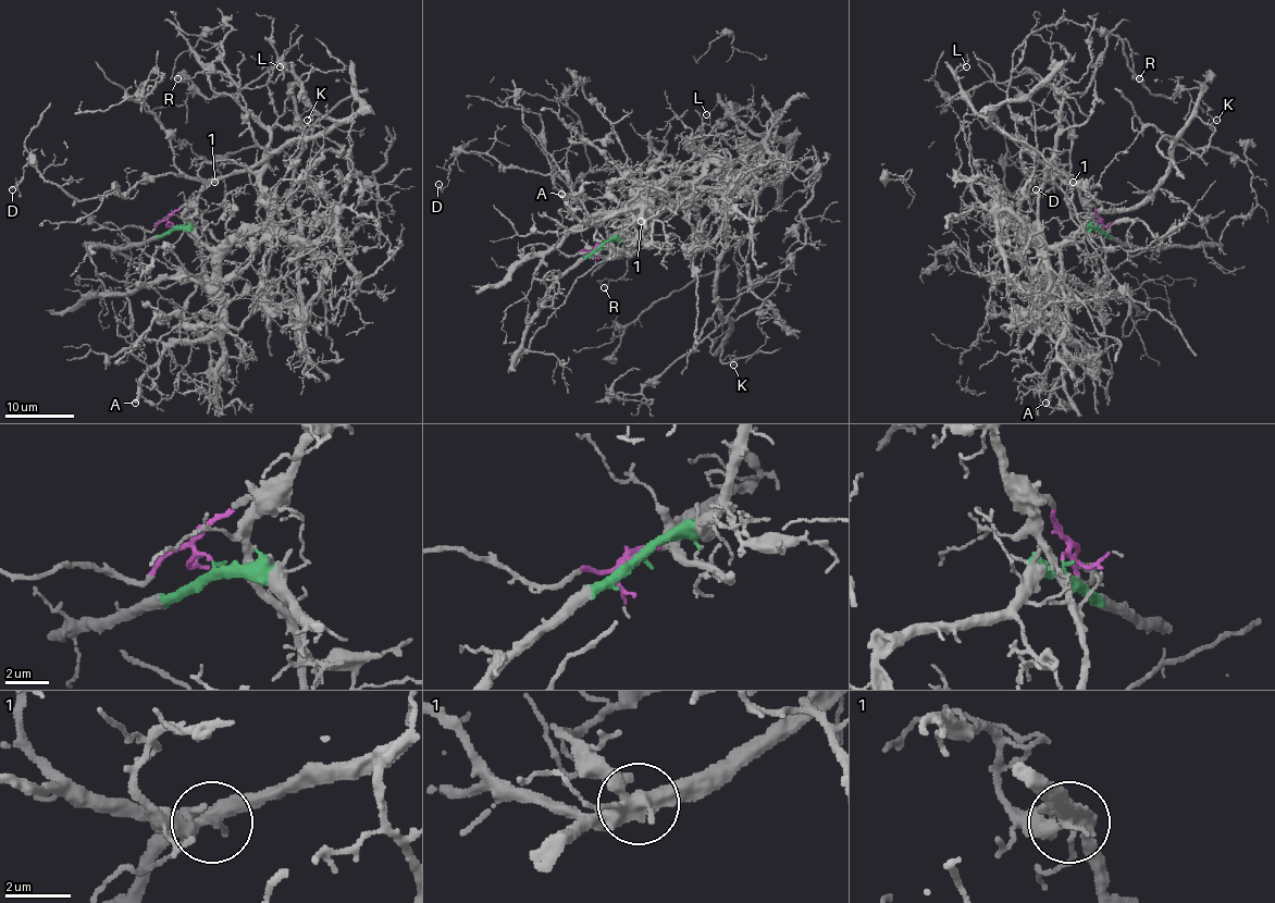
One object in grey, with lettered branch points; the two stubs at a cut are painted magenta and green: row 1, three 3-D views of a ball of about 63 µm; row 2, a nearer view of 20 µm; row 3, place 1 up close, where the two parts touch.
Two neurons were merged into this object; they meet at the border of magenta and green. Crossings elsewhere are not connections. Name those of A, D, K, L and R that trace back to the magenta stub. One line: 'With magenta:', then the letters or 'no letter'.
With magenta: D, L, R

